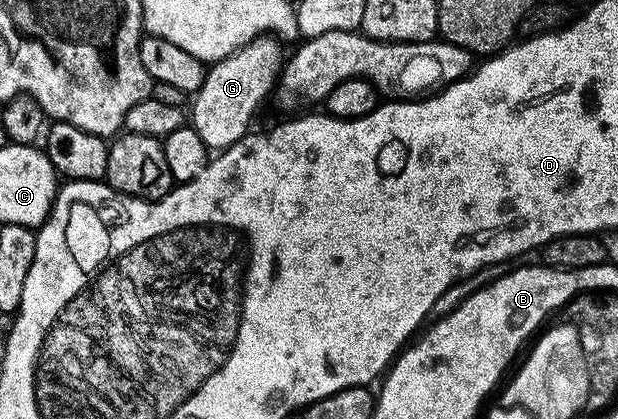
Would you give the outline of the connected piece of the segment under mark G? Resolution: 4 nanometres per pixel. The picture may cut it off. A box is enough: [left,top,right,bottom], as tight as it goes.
[192,36,284,152]

